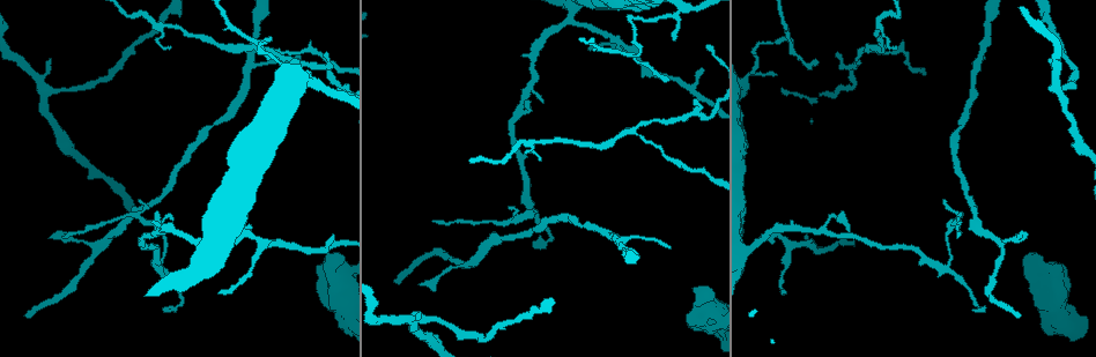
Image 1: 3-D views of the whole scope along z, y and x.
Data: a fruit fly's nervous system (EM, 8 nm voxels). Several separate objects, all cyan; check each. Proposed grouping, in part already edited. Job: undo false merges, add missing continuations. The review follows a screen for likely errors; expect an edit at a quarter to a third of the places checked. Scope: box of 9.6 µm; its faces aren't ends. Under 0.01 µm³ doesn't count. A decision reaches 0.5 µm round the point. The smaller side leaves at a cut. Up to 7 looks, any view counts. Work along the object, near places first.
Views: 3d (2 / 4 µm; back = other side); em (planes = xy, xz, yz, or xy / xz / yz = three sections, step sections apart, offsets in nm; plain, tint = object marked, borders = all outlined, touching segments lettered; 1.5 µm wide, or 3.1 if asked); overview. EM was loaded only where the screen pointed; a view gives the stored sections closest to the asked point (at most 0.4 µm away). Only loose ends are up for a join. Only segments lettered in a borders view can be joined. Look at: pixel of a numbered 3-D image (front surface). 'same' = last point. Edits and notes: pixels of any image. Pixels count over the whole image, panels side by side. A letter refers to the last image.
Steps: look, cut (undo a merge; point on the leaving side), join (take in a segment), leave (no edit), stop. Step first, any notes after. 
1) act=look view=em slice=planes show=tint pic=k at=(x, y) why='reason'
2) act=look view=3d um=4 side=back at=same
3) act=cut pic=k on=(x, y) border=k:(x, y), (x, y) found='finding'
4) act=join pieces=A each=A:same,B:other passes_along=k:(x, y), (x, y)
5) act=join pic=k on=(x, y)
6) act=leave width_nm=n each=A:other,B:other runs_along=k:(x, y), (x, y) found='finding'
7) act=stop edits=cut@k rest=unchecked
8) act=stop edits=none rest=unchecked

act=look view=em slice=xz step=4 show=plain pic=1 at=(1016, 318) why='end of a long branch'

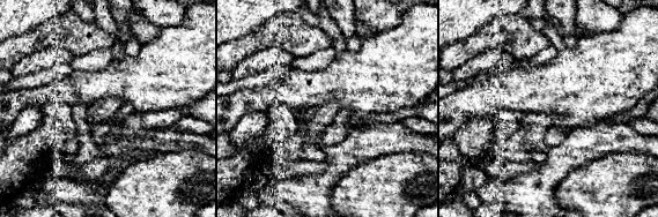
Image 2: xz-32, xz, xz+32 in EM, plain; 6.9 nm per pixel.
act=look view=em slice=xz step=4 show=borders at=same why='see the neighbours'

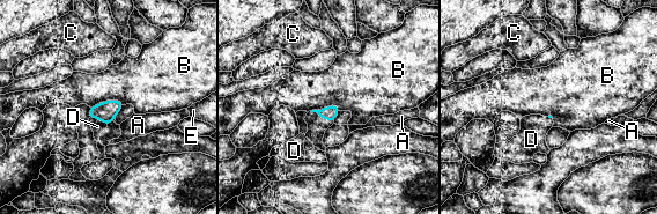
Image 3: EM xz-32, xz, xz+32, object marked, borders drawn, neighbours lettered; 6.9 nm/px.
act=join pieces=D each=A:other,B:other,C:other,D:same,E:other passes_along=3:(330, 112), (322, 118), (317, 126) found='the cell continues'

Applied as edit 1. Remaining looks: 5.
act=look view=em slice=yz step=8 show=borders pic=1 at=(472, 262) why='arms part here'

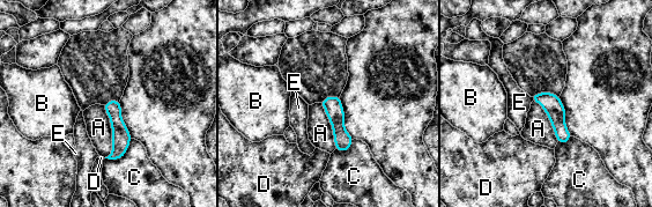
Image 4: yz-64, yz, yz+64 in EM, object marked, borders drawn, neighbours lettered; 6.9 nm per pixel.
act=leave longest_contact=A:360nm each=A:other,B:other,C:other,D:other,E:other found='continuous, no second cell'

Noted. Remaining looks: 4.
act=stop edits=join@3 rest=unchecked

